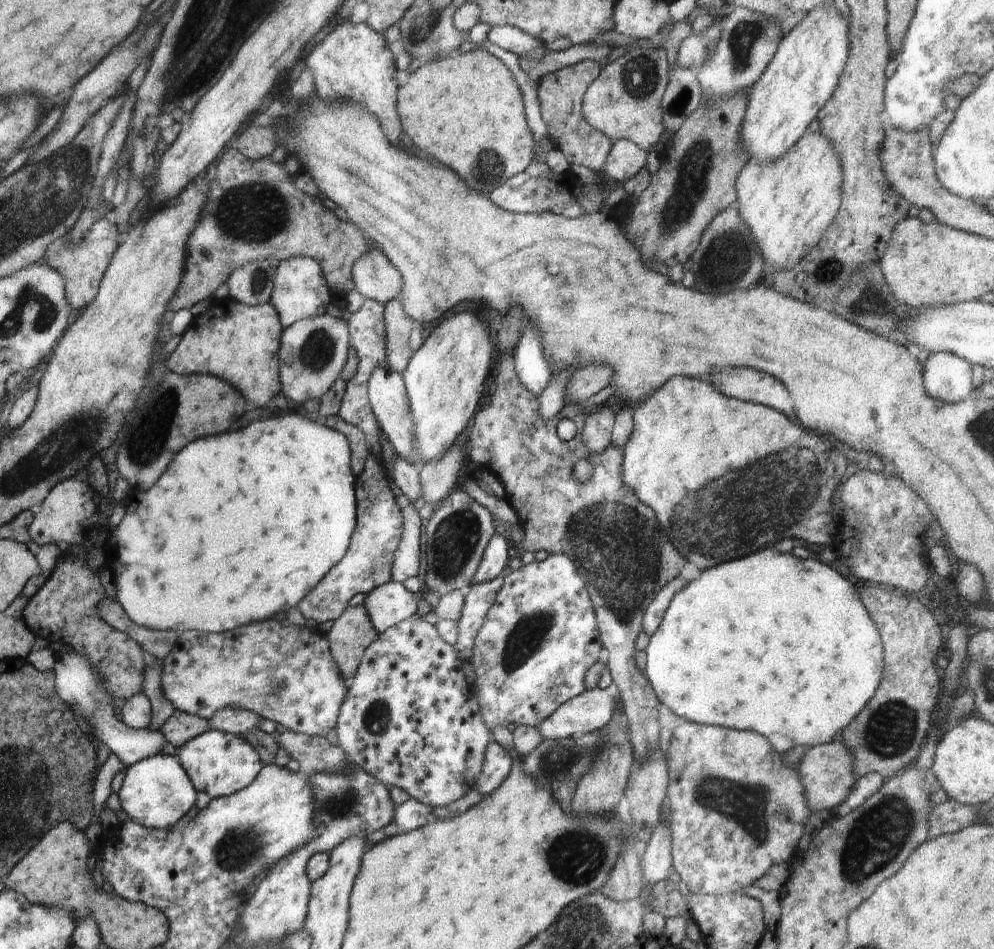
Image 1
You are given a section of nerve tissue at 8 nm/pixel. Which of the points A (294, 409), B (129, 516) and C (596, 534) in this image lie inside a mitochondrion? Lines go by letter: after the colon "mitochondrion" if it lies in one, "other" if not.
A: other
B: other
C: mitochondrion

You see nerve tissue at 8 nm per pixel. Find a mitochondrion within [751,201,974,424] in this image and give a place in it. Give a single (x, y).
(870, 300)

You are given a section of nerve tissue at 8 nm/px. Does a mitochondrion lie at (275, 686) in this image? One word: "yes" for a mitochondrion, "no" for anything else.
yes

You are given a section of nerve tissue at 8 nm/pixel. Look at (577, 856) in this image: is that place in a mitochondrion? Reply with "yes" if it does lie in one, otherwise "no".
yes

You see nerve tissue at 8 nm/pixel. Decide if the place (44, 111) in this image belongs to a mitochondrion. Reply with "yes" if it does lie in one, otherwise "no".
no

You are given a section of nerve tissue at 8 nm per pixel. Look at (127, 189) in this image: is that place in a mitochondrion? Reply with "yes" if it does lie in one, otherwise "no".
no

